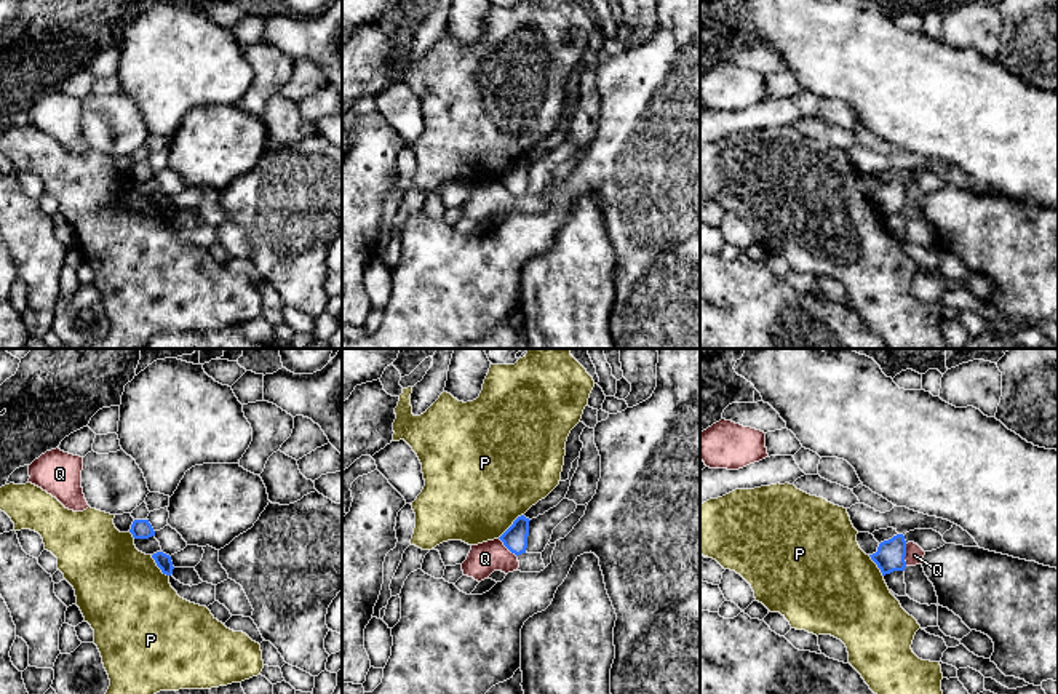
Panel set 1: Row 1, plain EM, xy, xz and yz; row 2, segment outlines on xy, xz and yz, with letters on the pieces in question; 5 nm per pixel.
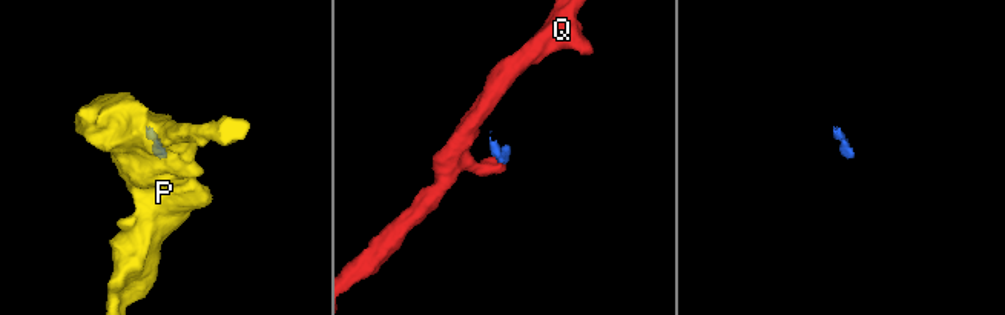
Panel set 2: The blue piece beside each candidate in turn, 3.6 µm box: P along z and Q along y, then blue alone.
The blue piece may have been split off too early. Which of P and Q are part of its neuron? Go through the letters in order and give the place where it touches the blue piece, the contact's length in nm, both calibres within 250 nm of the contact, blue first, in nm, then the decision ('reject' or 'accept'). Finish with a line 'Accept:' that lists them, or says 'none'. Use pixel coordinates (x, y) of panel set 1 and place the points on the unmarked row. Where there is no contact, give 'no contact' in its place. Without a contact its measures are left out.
P: xz (512, 167) | 180 nm | 120/500 nm | reject
Q: yz (905, 197) | 110 nm | 150/90 nm | reject
Accept: none

